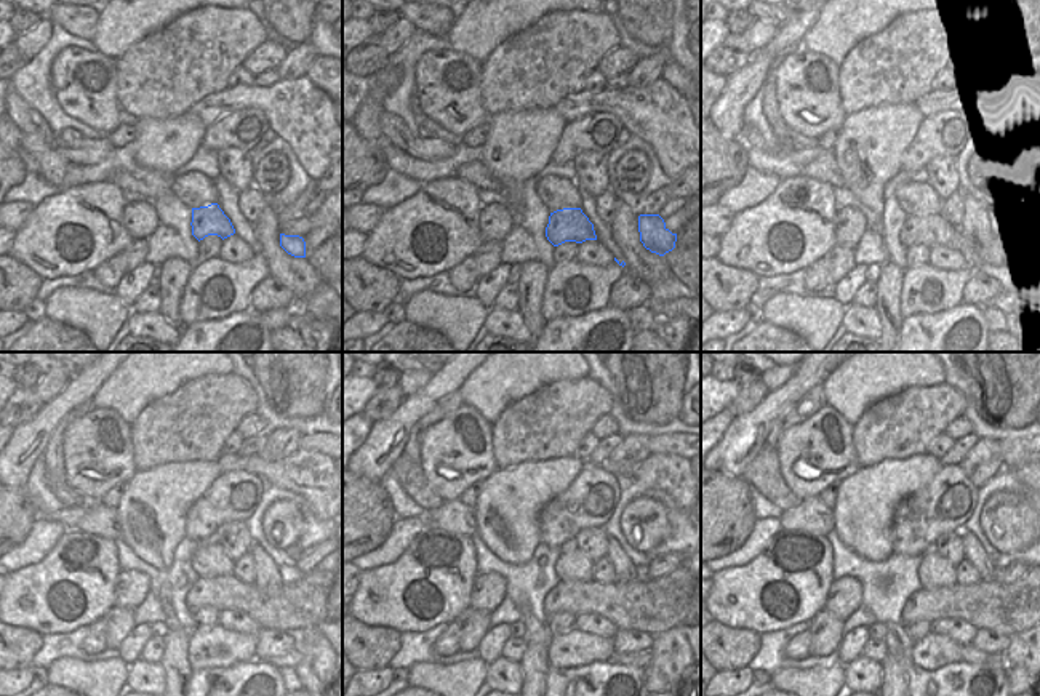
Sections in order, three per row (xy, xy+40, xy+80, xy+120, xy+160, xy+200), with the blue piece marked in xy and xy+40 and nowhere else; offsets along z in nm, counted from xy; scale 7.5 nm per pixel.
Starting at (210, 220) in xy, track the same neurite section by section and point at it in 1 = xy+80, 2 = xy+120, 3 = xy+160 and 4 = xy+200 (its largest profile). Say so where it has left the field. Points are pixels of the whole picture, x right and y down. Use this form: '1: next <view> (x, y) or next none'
1: next xy+80 (922, 229)
2: next xy+120 (292, 610)
3: next xy+160 (637, 605)
4: next xy+200 (1004, 608)

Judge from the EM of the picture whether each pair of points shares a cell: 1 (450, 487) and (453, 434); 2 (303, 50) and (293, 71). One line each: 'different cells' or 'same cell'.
1: same cell
2: same cell

